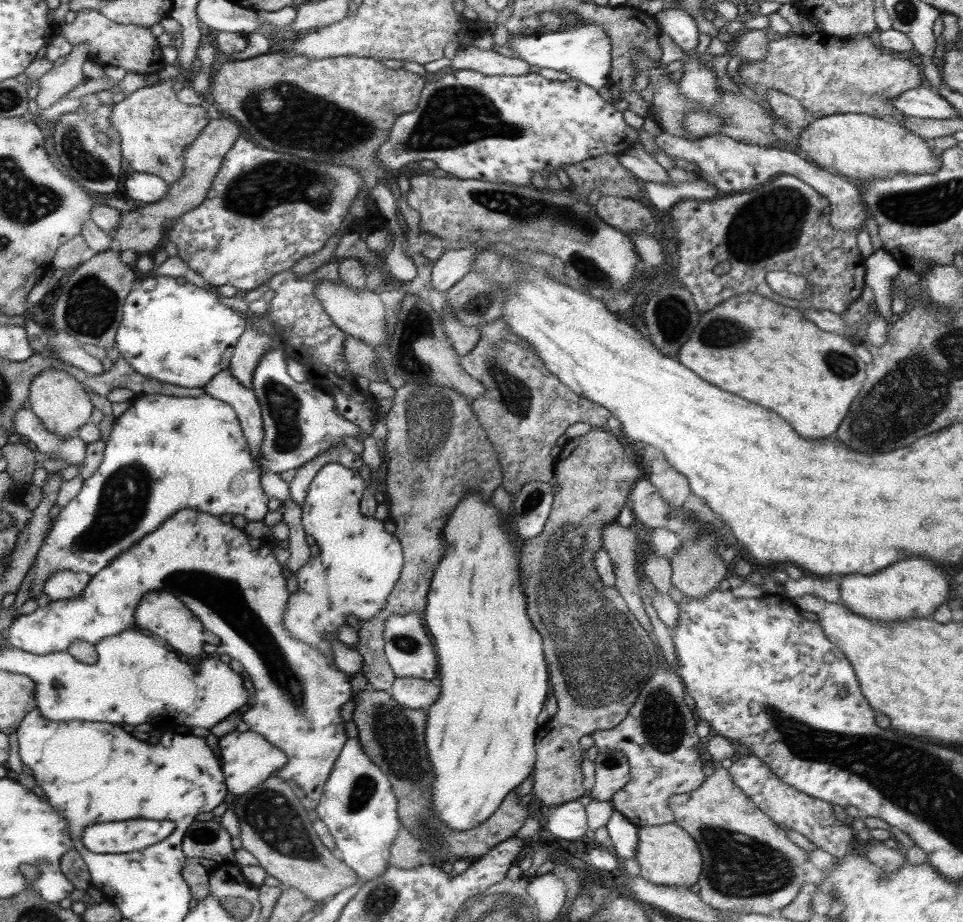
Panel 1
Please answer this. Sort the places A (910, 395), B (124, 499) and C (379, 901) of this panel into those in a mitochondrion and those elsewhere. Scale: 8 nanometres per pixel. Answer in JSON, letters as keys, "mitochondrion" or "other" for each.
{"A":"mitochondrion","B":"mitochondrion","C":"mitochondrion"}

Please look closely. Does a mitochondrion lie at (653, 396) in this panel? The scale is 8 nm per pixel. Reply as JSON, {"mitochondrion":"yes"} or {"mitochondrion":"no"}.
{"mitochondrion":"no"}

